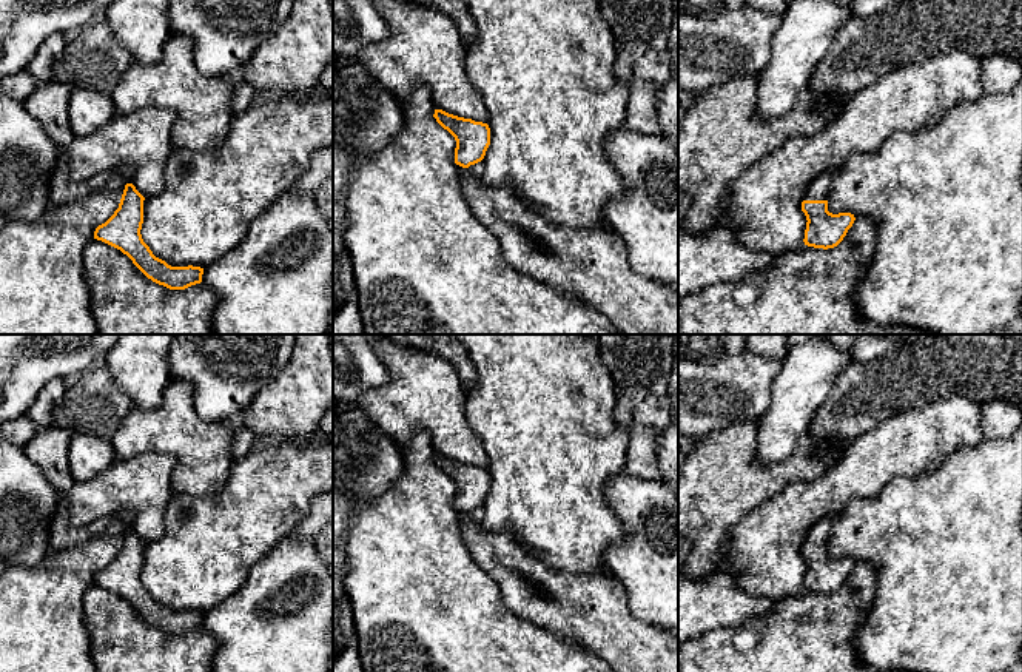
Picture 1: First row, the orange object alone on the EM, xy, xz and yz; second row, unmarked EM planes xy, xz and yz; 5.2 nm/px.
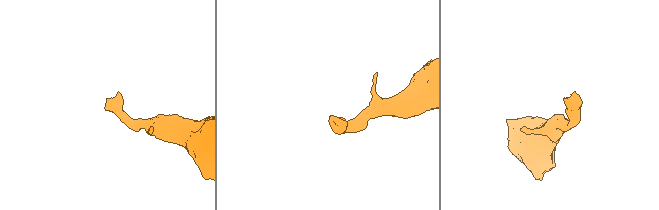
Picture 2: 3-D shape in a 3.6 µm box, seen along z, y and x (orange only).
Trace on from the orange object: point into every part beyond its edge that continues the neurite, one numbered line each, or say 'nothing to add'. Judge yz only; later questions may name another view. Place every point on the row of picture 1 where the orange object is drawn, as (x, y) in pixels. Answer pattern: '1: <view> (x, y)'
1: yz (820, 188)

